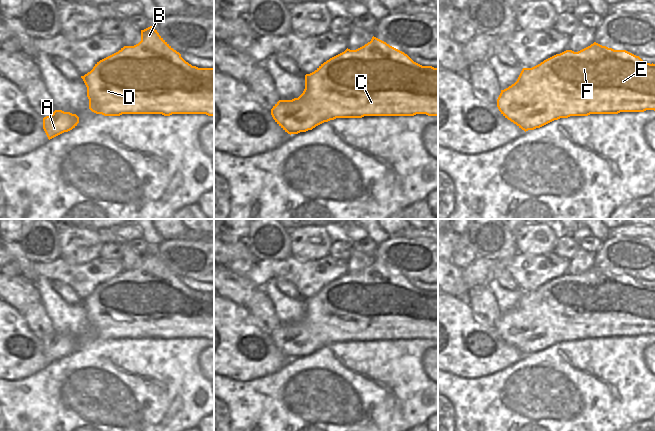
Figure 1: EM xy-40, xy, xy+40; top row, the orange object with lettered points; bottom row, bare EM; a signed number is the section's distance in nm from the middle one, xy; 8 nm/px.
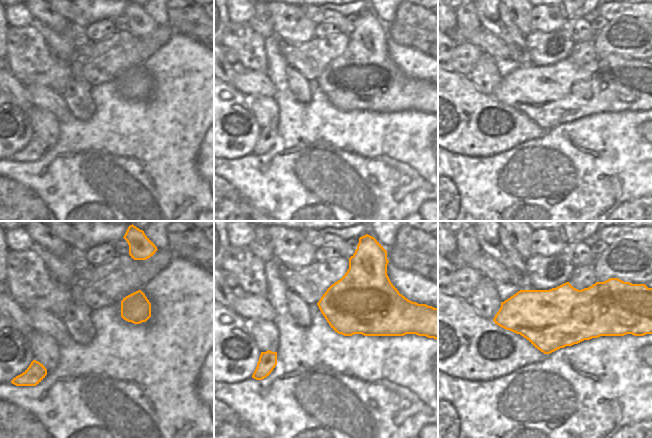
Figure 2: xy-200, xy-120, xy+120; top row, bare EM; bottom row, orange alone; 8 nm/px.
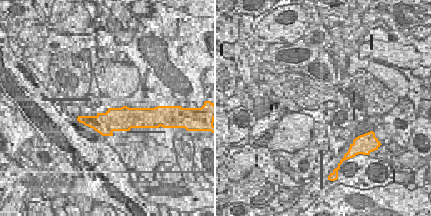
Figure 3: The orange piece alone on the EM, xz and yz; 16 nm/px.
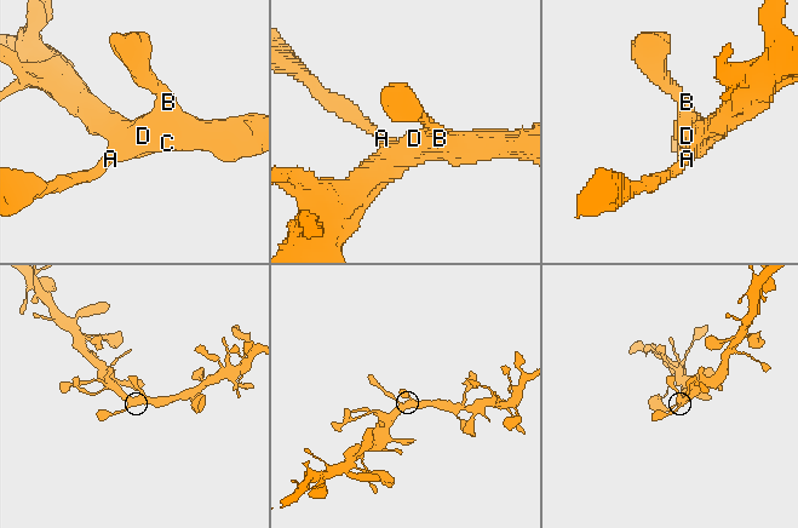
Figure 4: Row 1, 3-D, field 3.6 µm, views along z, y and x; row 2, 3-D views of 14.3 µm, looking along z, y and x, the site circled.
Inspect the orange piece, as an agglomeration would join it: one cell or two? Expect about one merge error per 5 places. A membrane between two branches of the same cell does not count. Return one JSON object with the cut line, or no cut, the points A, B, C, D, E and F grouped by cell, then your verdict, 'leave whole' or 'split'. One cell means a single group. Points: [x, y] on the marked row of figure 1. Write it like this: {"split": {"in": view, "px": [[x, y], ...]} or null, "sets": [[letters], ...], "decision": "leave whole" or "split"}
{"split": null, "sets": [["A", "B", "C", "D", "E", "F"]], "decision": "leave whole"}

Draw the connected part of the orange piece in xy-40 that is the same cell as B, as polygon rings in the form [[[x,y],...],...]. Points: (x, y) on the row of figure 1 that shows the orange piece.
[[[152,26],[141,30],[141,41],[134,46],[124,46],[118,52],[100,60],[93,69],[81,76],[86,87],[89,99],[89,109],[104,116],[120,116],[122,114],[162,114],[170,116],[172,114],[206,114],[214,116],[214,68],[198,68],[186,62],[179,52],[174,50]]]

